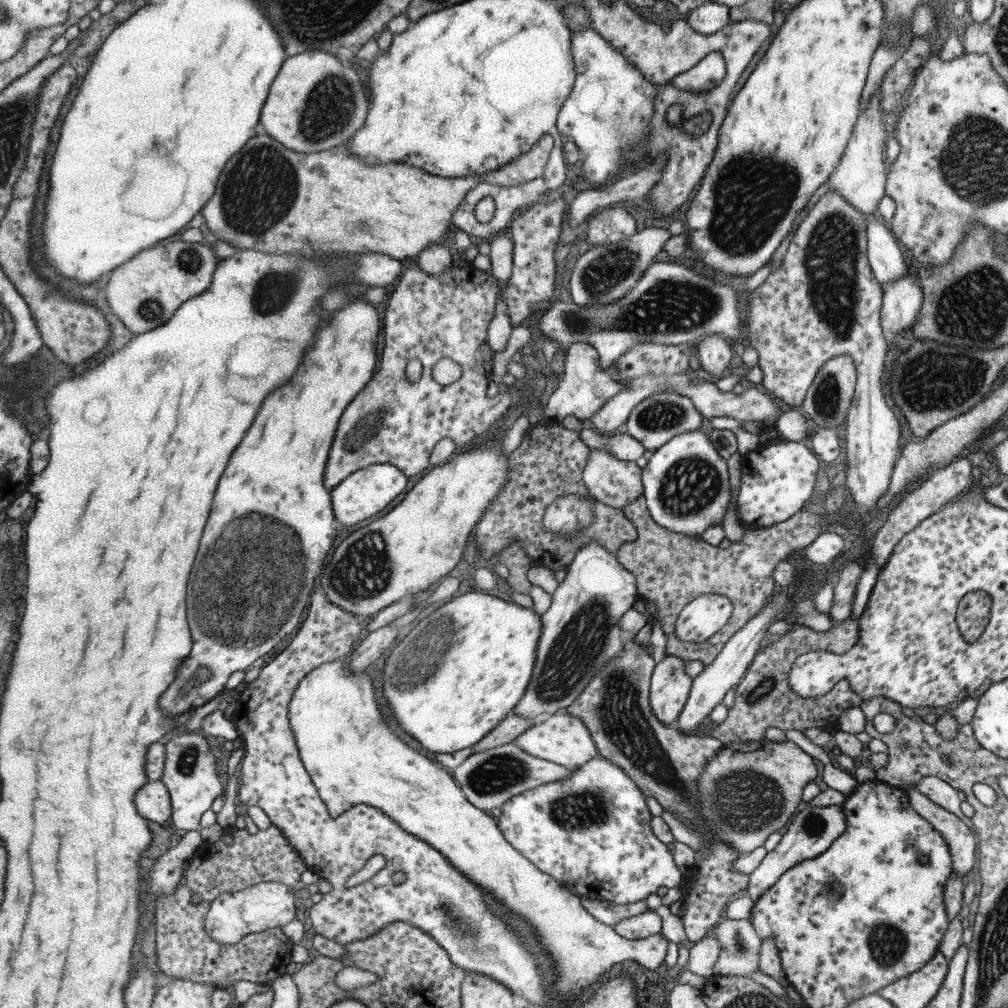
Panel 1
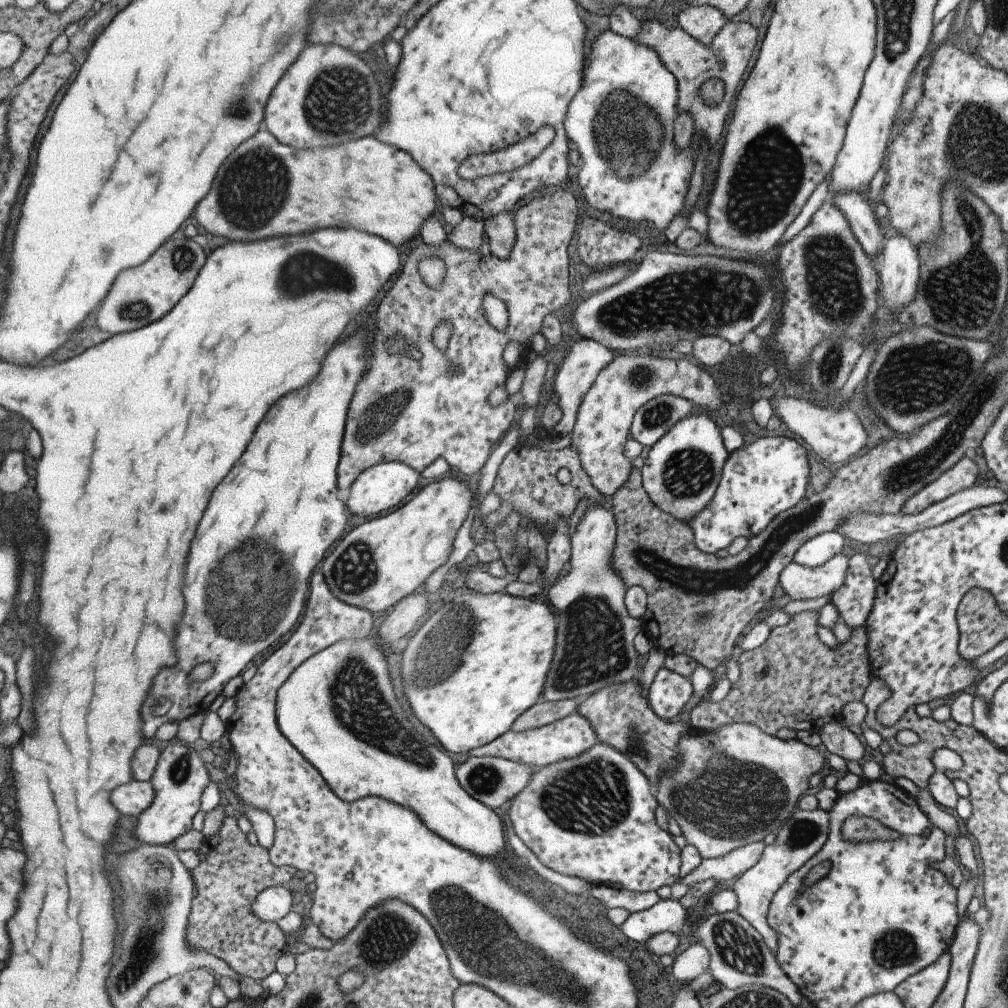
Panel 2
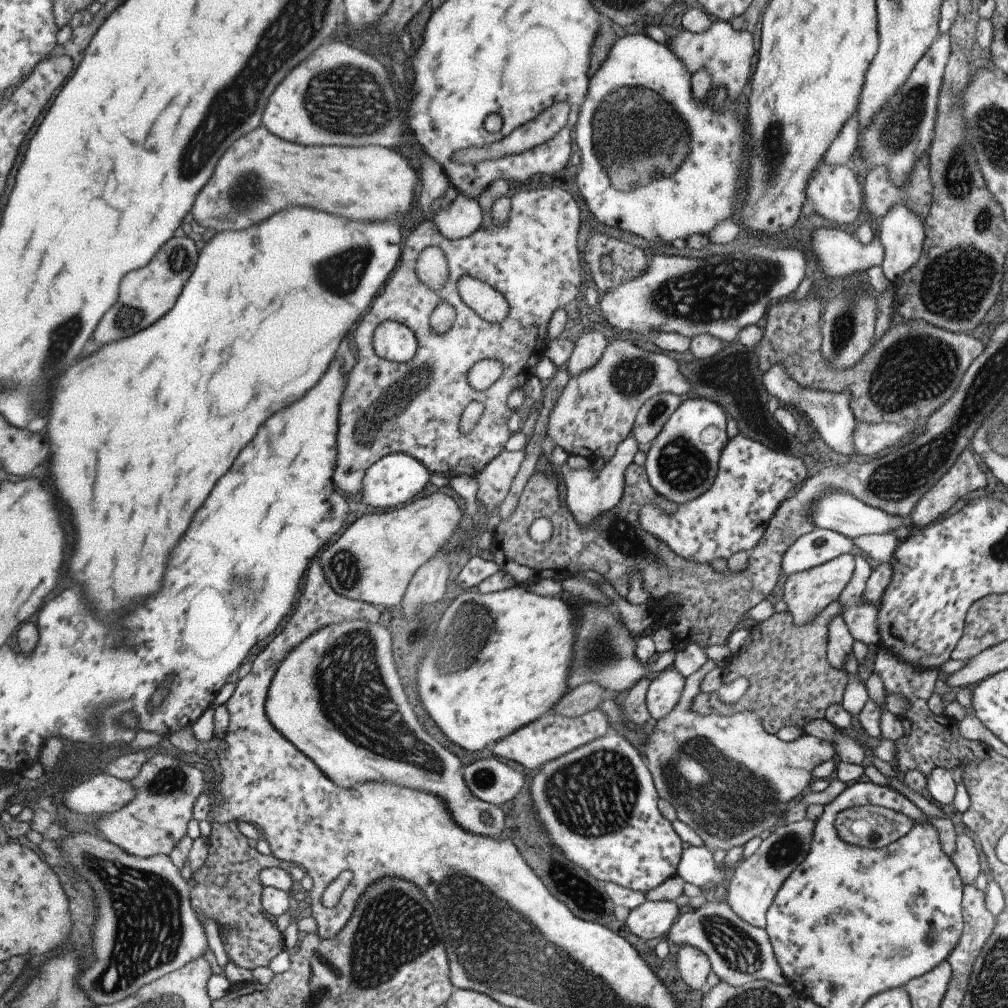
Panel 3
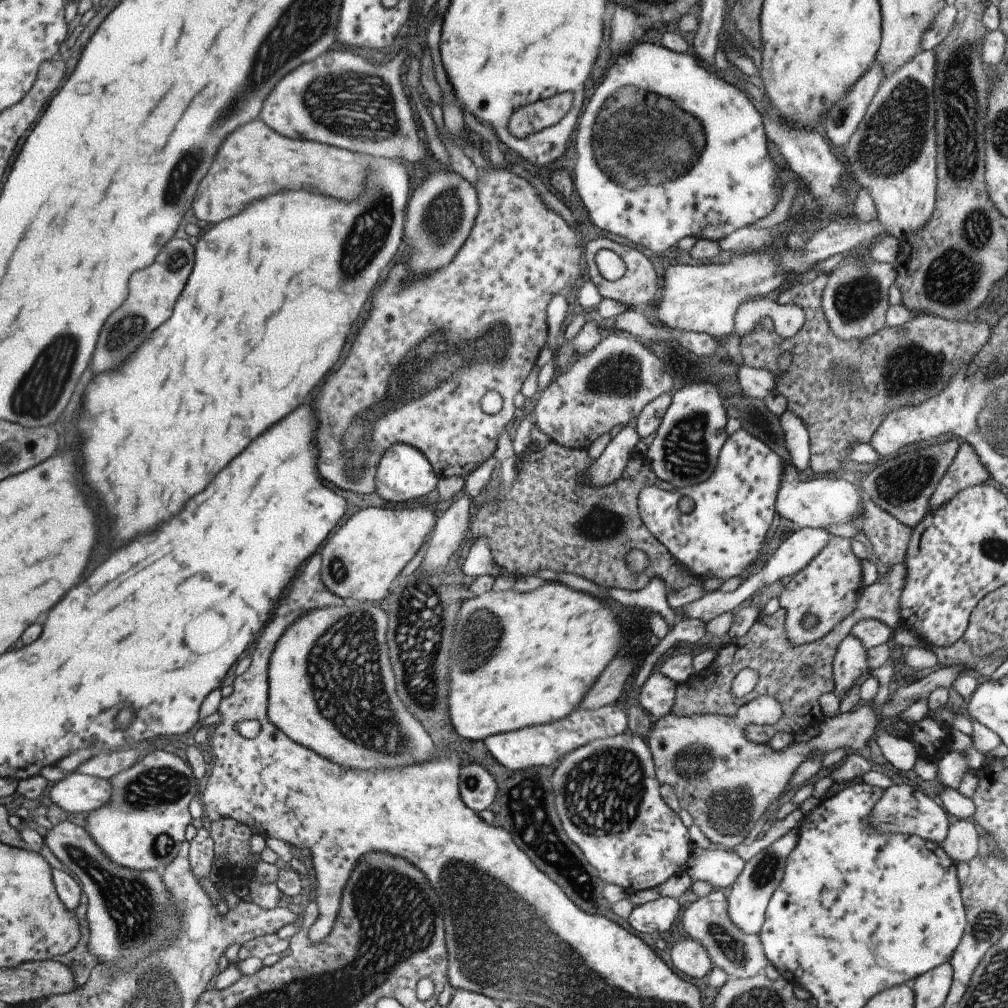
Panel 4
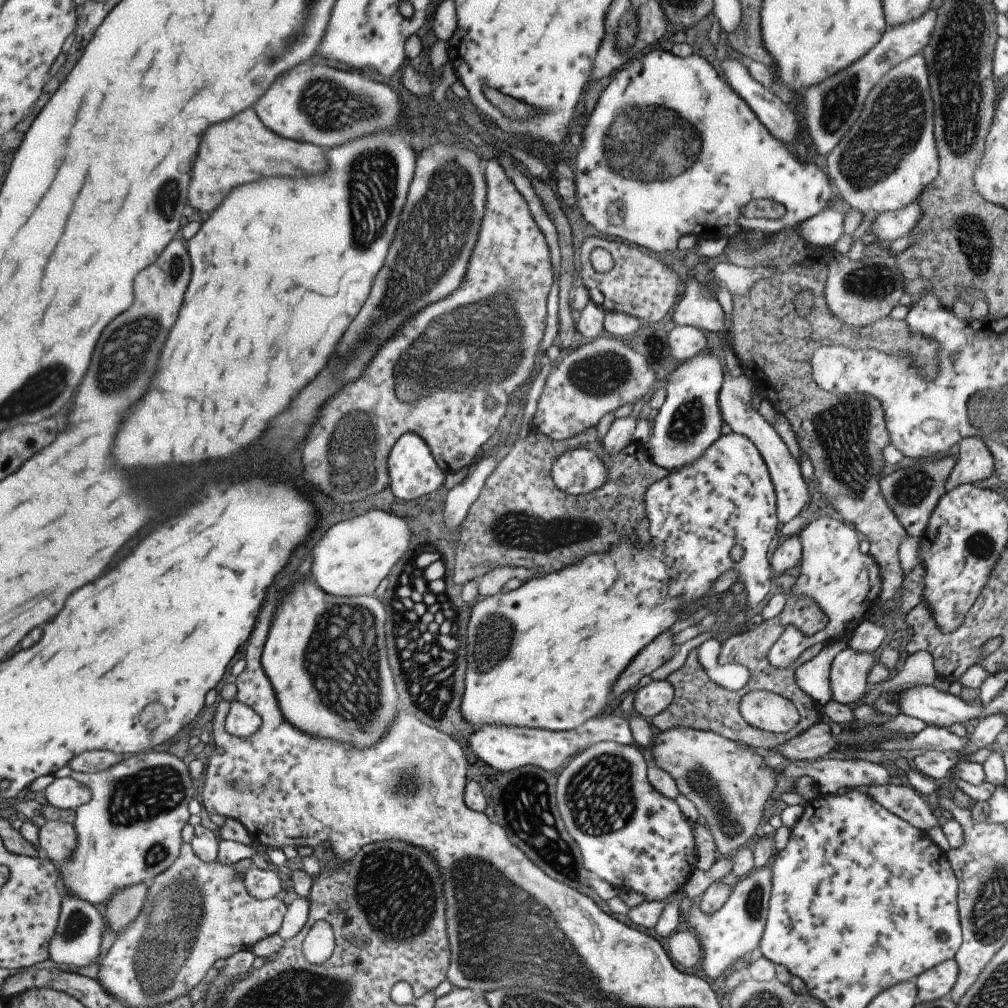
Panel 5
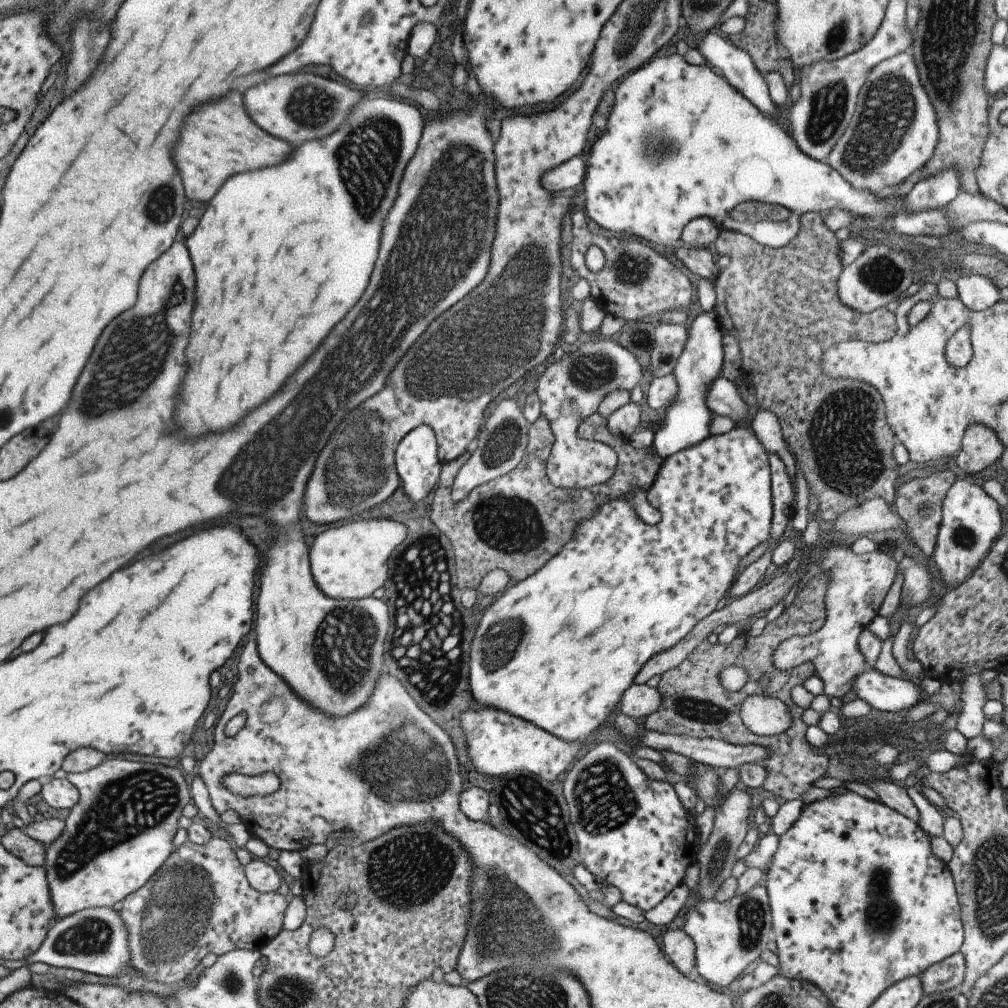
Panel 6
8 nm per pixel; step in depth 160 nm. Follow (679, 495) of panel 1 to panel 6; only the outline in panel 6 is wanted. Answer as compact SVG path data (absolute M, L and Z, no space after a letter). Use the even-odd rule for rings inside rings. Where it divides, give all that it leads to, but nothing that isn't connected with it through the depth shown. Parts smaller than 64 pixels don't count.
M712 310L696 316L689 326L686 343L671 372L676 382L676 395L666 407L659 429L653 433L651 446L661 460L696 445L710 435L711 414L706 405L706 394L709 385L720 376L723 364L721 336L724 331L718 323L717 313Z

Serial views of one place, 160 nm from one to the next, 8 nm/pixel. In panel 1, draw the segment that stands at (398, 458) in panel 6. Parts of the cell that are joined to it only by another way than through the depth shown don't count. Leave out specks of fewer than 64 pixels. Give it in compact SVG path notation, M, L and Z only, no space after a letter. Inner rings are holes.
M373 463L352 472L329 491L330 507L337 524L349 526L383 512L405 490L405 484L407 484L407 477L403 476L398 468L389 463Z

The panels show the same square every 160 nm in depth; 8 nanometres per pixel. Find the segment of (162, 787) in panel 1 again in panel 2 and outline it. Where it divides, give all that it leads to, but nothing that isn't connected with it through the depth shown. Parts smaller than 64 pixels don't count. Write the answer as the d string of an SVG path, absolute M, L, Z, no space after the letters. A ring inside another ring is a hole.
M134 779L127 786L121 786L113 792L113 804L122 814L138 817L153 804L155 797L156 790L152 781Z

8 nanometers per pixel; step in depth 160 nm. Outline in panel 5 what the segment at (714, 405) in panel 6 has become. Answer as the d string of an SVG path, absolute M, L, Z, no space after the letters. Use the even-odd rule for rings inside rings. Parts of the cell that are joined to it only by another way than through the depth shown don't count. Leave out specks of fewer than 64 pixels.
M744 374L730 377L722 382L718 394L718 409L722 422L730 428L731 432L746 436L762 456L775 491L776 519L786 523L795 518L803 506L807 504L807 485L803 481L804 478L800 473L798 462L791 456L775 430L757 411L751 409L753 394L755 394L754 384Z

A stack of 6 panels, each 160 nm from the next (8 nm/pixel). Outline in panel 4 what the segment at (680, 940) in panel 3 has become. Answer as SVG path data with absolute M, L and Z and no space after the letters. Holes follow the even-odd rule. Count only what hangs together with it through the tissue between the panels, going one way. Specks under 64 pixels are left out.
M712 888L706 896L697 898L687 906L681 916L681 928L687 932L689 938L705 949L712 966L721 968L728 978L746 979L763 973L763 968L769 962L762 949L758 933L741 932L728 919L727 907L725 892Z

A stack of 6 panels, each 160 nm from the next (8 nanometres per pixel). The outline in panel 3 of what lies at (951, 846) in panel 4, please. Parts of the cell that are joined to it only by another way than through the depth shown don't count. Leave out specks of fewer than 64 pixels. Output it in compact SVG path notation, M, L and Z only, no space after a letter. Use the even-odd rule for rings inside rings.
M956 836L956 845L953 854L949 857L955 865L963 885L973 885L979 876L979 856L973 840L969 836Z

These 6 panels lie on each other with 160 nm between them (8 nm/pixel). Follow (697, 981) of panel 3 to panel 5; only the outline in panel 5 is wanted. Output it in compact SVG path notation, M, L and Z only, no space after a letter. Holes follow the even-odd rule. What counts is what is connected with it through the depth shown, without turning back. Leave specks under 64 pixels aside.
M674 931L668 939L666 947L670 960L683 968L698 964L697 960L702 956L702 948L695 934L689 931Z

